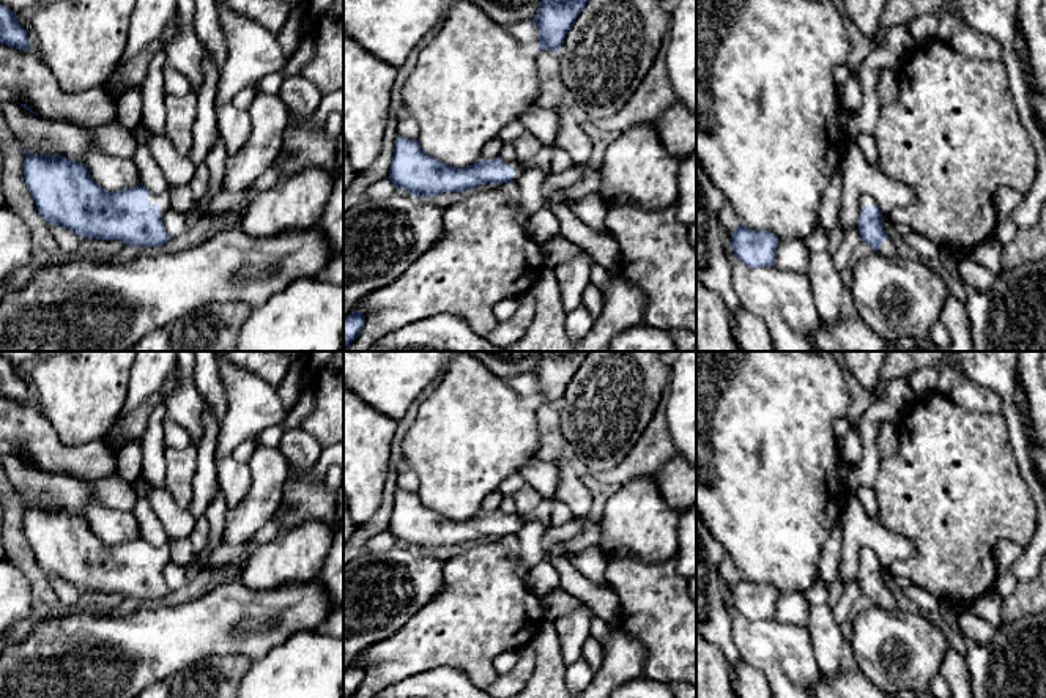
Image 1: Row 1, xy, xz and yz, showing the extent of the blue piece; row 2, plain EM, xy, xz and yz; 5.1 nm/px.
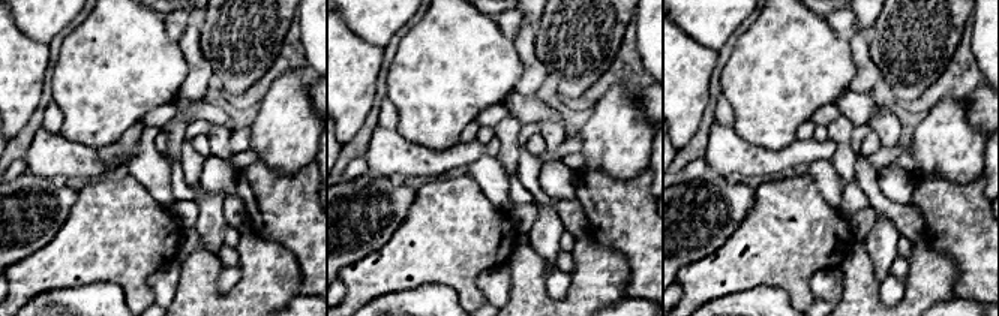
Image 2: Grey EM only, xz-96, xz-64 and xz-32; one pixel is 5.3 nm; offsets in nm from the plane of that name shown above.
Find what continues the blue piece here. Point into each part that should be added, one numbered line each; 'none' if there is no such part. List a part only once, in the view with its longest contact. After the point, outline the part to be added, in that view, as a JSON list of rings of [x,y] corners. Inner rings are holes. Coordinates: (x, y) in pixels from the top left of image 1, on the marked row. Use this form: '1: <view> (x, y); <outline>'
1: xy (164, 199); [[[172,186],[162,194],[150,194],[148,202],[161,206],[161,216],[167,213],[172,203]]]

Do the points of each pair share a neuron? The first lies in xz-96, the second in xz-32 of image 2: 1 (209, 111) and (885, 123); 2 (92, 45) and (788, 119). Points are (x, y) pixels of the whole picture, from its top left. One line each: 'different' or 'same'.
1: different
2: same

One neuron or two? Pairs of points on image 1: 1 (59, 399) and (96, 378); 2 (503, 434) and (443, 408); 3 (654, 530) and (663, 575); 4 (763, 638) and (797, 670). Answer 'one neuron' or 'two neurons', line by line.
1: one neuron
2: one neuron
3: two neurons
4: one neuron

